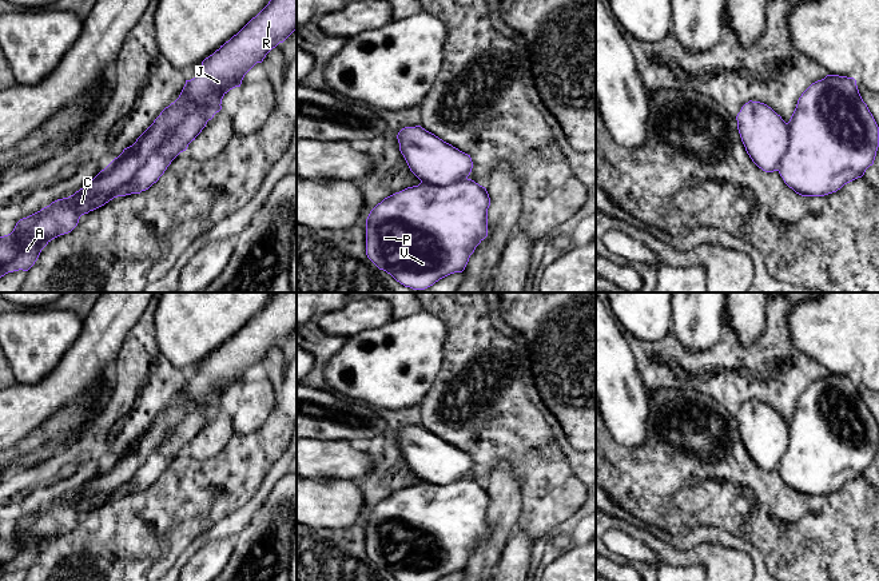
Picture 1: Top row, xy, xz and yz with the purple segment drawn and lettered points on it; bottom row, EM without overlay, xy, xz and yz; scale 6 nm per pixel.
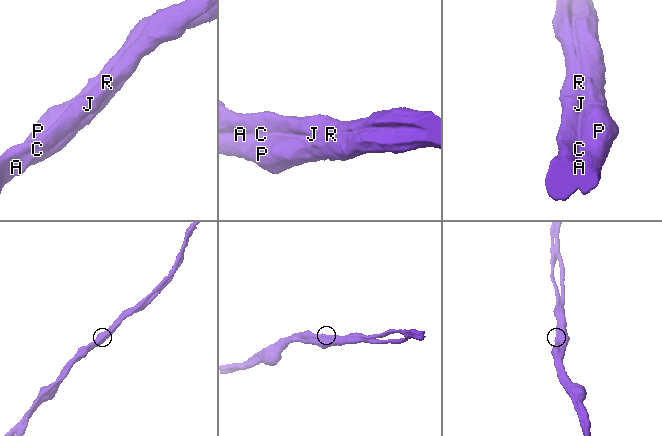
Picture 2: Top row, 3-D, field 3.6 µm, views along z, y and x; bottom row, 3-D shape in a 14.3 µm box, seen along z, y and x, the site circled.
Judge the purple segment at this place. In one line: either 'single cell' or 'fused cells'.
single cell

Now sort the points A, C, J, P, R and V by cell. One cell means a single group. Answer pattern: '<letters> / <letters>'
A C J P R V

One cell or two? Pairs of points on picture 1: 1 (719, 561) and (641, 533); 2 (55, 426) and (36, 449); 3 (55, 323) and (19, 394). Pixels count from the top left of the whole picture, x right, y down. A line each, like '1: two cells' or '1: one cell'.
1: one cell
2: one cell
3: two cells

